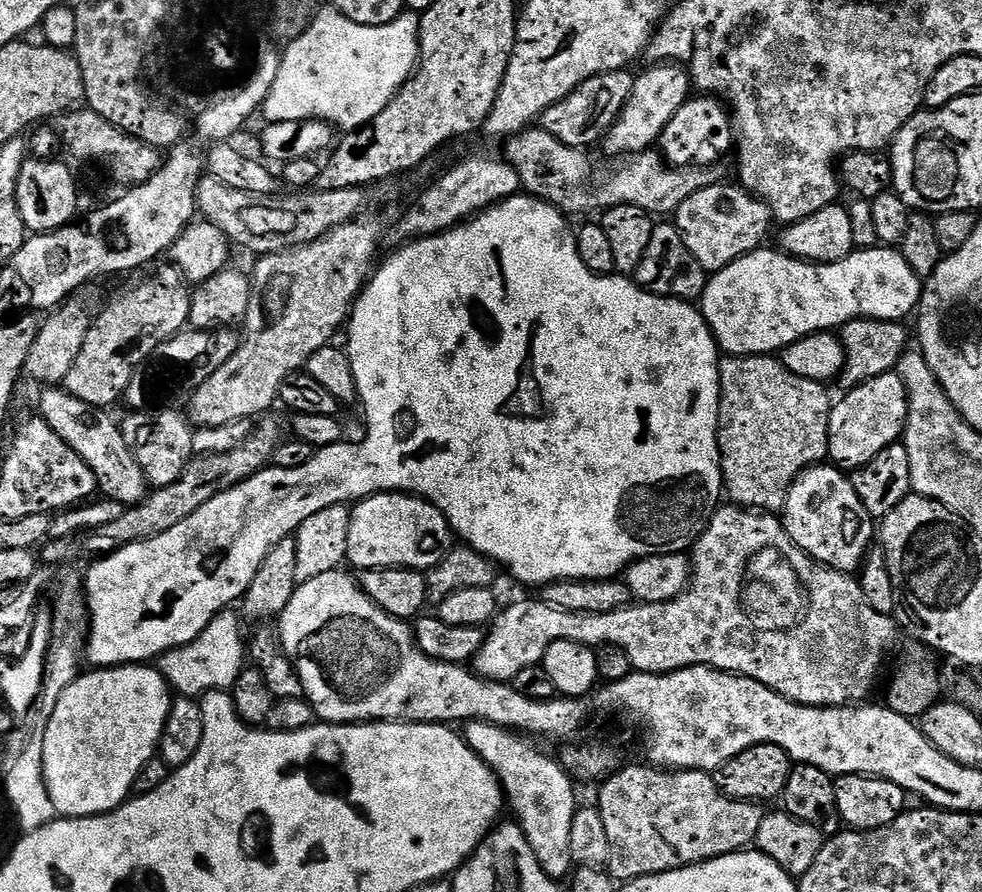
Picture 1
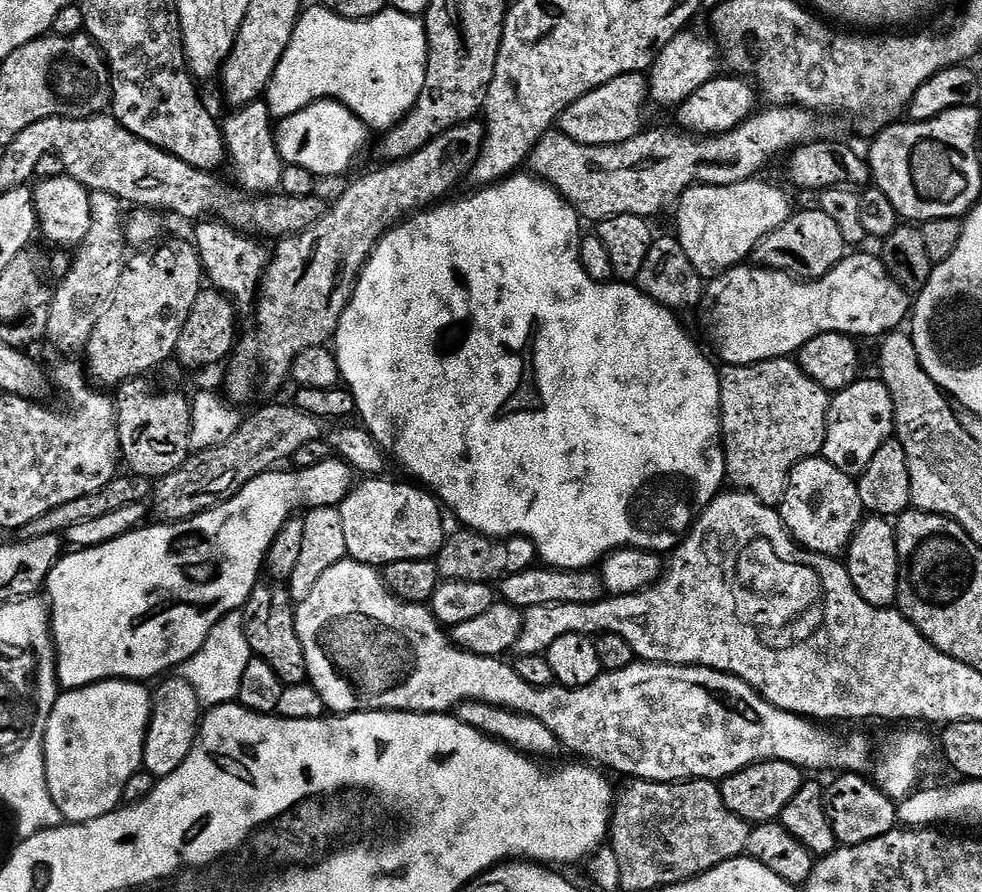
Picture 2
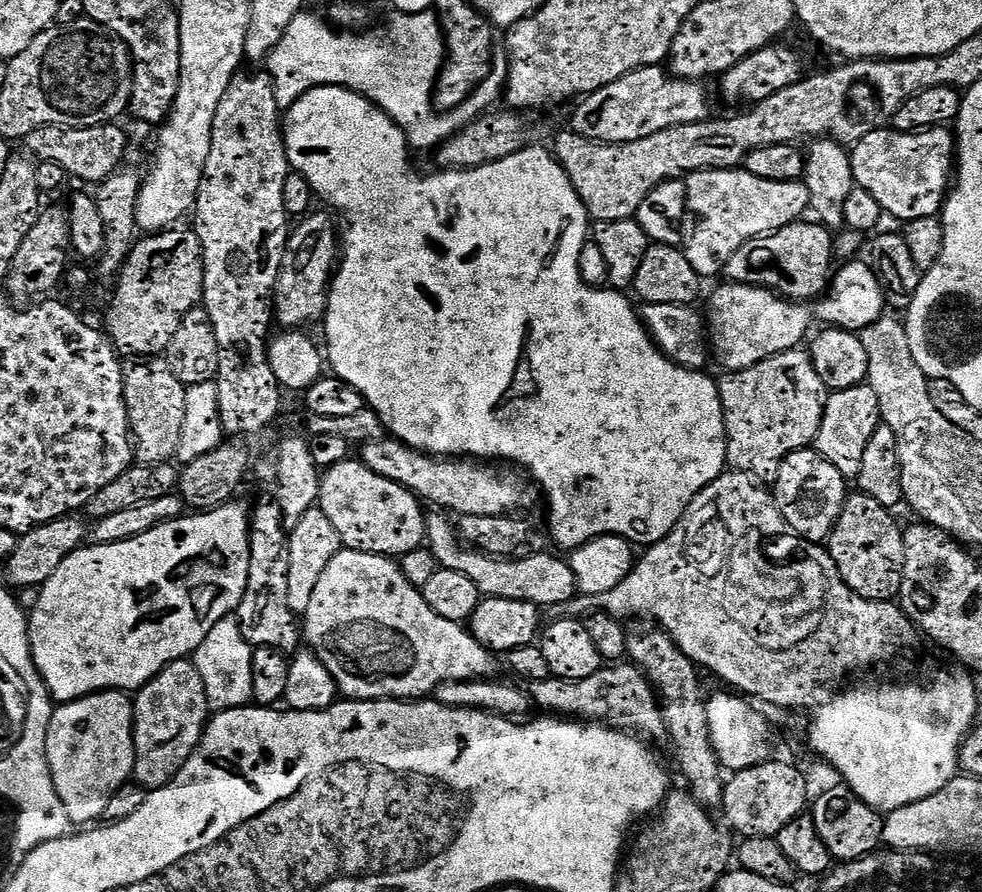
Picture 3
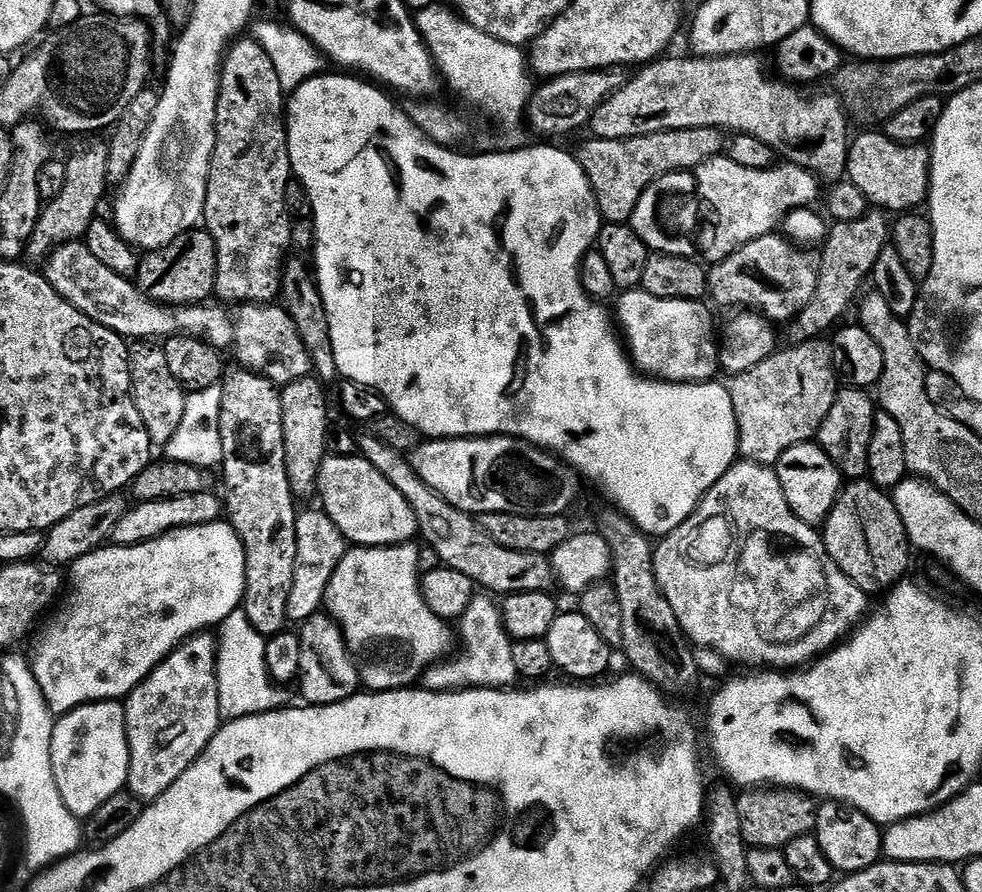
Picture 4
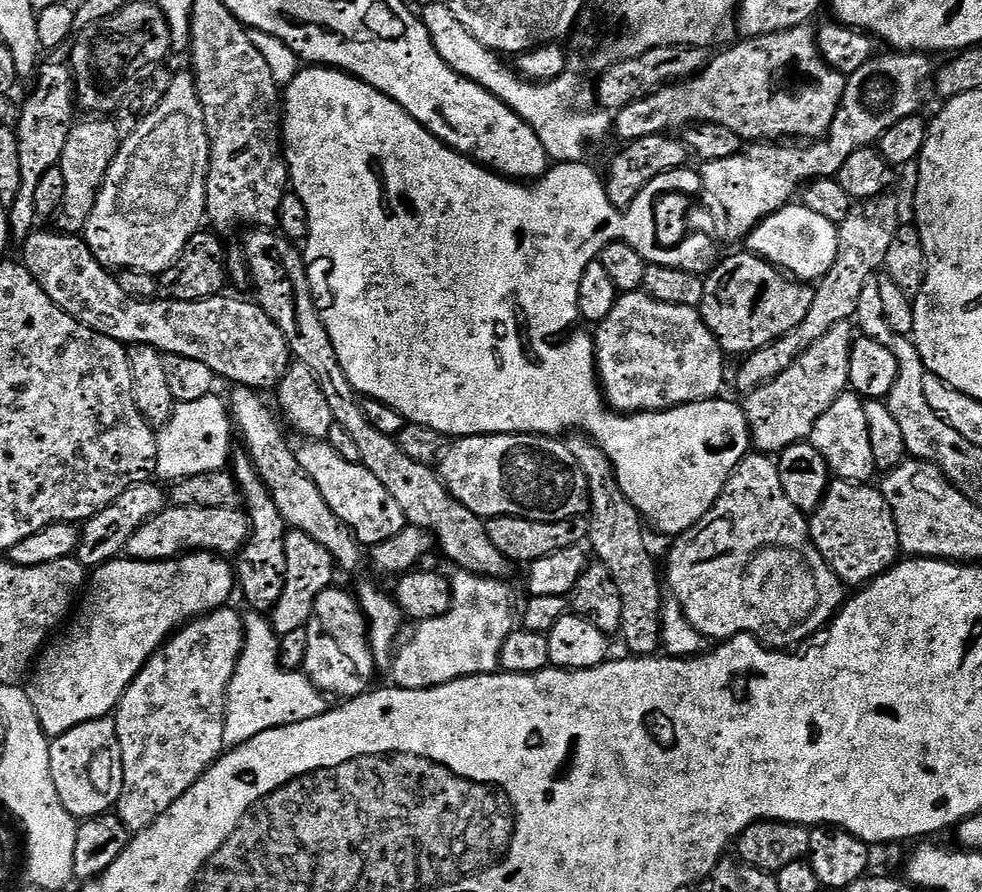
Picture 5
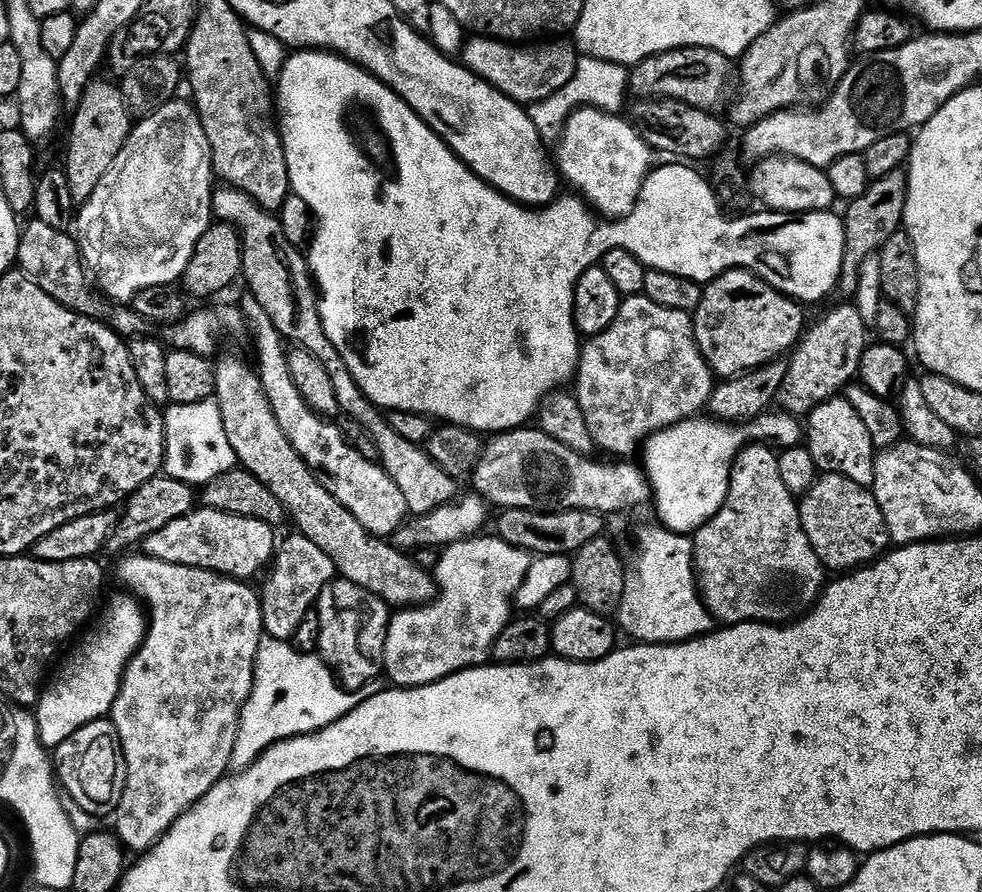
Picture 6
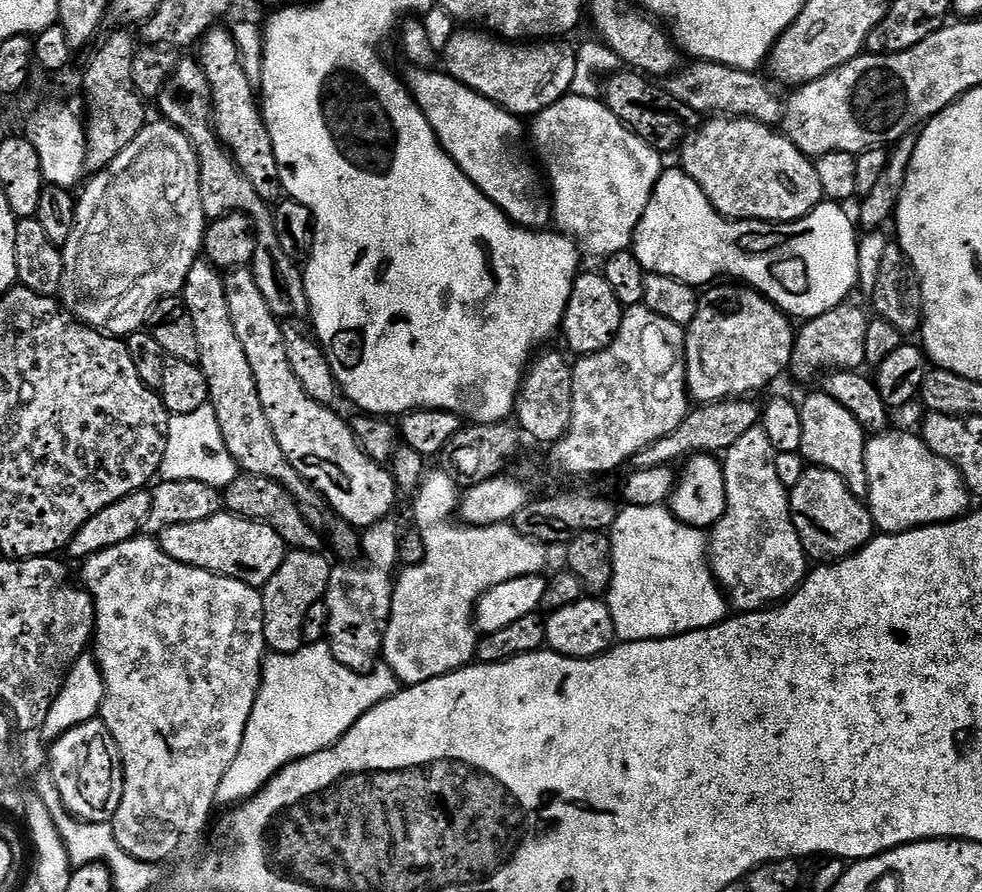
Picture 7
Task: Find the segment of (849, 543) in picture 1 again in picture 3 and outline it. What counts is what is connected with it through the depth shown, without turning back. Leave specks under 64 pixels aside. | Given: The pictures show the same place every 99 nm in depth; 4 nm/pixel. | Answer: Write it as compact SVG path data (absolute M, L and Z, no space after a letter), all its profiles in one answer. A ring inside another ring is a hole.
M811 447L801 448L792 452L780 464L779 472L775 473L776 488L774 495L776 505L784 521L792 527L792 531L801 541L810 544L820 544L827 541L836 529L840 515L844 510L844 503L850 495L846 478L833 464L826 462L826 458Z

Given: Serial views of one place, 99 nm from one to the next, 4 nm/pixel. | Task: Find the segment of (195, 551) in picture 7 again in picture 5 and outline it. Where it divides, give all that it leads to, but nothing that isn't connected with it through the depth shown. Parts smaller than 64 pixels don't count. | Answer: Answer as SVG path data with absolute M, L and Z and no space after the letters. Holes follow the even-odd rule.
M175 506L165 507L154 518L150 518L126 542L124 552L130 560L170 560L183 556L186 552L214 552L217 554L239 553L248 540L250 529L248 517L243 511L236 508L177 508Z

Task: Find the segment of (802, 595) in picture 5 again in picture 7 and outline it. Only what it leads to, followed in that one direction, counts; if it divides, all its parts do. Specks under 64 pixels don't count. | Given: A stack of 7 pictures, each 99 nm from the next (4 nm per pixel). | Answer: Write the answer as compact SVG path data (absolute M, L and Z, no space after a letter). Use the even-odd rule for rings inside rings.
M763 427L742 434L723 453L728 508L710 532L712 573L737 613L763 612L788 599L810 571L810 559L792 521L789 489L778 478L774 449Z

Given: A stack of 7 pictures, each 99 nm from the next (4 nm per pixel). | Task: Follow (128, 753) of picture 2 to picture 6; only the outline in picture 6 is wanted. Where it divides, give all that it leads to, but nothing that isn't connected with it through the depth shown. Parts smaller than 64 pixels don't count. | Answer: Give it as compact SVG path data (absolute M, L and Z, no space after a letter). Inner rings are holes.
M111 719L84 724L54 752L55 775L63 791L90 815L104 818L115 813L118 793L122 787L122 753L120 739Z

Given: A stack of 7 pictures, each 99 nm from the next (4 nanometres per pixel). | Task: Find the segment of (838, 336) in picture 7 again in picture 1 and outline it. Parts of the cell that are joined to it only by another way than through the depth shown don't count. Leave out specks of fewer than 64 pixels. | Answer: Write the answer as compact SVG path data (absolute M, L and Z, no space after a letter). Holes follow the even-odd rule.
M775 355L731 356L720 361L720 429L718 430L718 446L720 447L720 469L724 475L723 491L733 505L749 510L759 510L764 514L783 513L784 503L788 497L788 488L807 468L819 465L828 454L828 423L832 413L833 401L828 400L828 392L823 383L810 378L798 378L798 374L790 374L786 366Z

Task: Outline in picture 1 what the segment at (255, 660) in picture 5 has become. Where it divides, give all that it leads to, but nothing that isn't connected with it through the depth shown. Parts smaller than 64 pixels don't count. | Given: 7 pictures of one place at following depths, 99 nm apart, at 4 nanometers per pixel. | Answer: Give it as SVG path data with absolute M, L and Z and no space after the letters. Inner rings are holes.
M239 611L220 612L210 622L210 626L206 626L206 630L194 638L194 642L165 652L159 657L158 667L173 693L202 698L208 692L223 692L234 688L236 680L246 667L246 632L244 636L240 620L242 621L242 616Z

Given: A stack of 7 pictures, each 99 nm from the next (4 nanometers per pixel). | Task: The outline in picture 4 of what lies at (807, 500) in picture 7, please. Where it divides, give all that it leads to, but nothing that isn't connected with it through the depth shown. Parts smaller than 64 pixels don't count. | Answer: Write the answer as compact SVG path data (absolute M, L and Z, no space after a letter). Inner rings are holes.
M858 480L845 485L822 525L827 559L867 596L894 588L908 568L909 547L891 497L874 484Z

